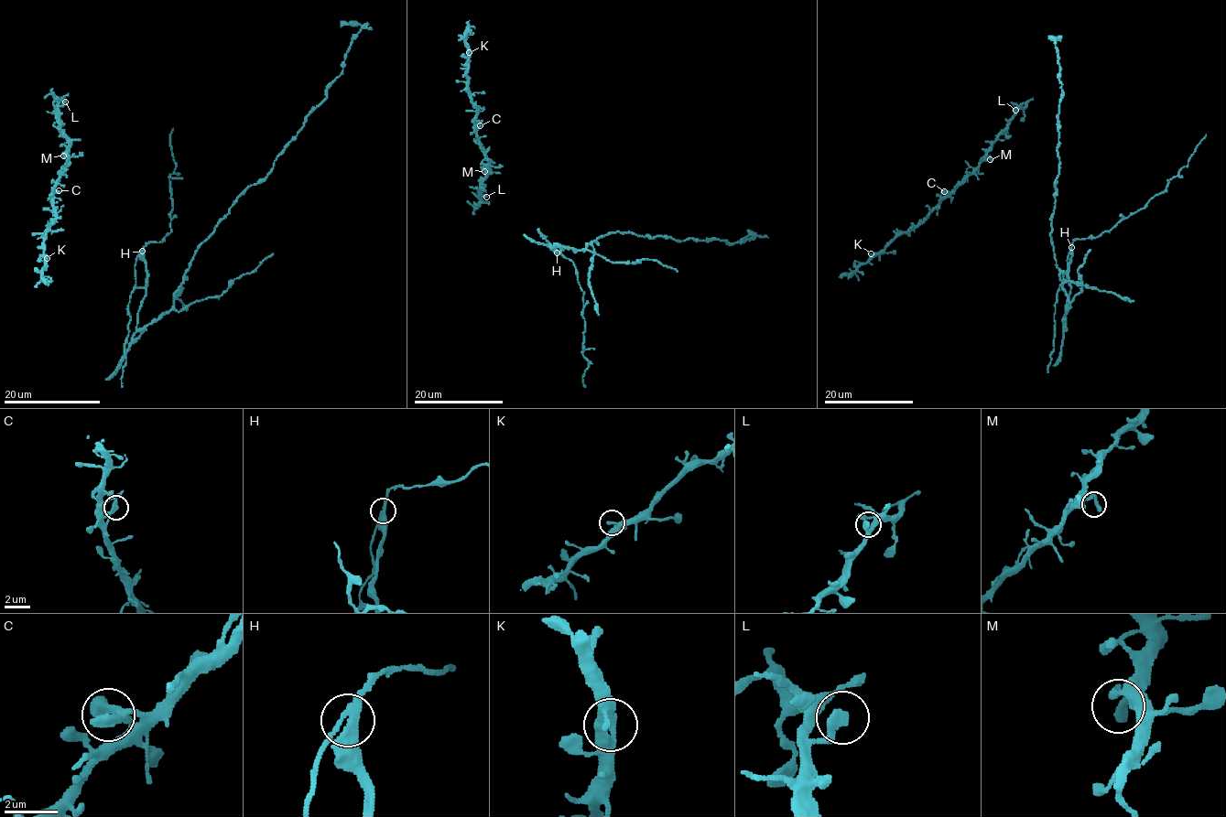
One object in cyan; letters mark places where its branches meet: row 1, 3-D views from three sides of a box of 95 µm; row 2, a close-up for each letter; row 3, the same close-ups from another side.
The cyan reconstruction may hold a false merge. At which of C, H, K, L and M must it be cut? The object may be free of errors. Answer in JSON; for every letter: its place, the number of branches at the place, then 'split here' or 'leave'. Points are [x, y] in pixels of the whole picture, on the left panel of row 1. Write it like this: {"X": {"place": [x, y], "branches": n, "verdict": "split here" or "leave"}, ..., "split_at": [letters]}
{"C": {"place": [59, 190], "branches": 2, "verdict": "leave"}, "H": {"place": [142, 251], "branches": 2, "verdict": "split here"}, "K": {"place": [47, 258], "branches": 3, "verdict": "leave"}, "L": {"place": [65, 102], "branches": 1, "verdict": "leave"}, "M": {"place": [63, 155], "branches": 2, "verdict": "leave"}, "split_at": ["H"]}

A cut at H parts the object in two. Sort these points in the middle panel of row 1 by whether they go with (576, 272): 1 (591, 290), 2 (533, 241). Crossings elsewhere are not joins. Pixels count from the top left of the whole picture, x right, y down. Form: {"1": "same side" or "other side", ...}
{"1": "other side", "2": "other side"}

